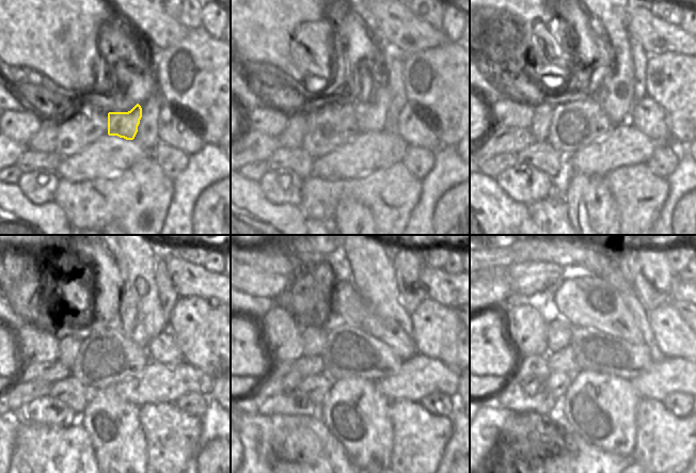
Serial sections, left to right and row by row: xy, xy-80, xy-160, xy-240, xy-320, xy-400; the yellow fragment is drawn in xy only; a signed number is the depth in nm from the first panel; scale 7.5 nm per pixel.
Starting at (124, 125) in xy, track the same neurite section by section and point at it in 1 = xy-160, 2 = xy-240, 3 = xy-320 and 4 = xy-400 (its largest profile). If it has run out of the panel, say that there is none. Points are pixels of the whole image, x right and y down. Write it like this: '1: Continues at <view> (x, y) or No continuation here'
1: Continues at xy-160 (615, 95)
2: Continues at xy-240 (140, 318)
3: Continues at xy-320 (369, 256)
4: Continues at xy-400 (612, 274).

